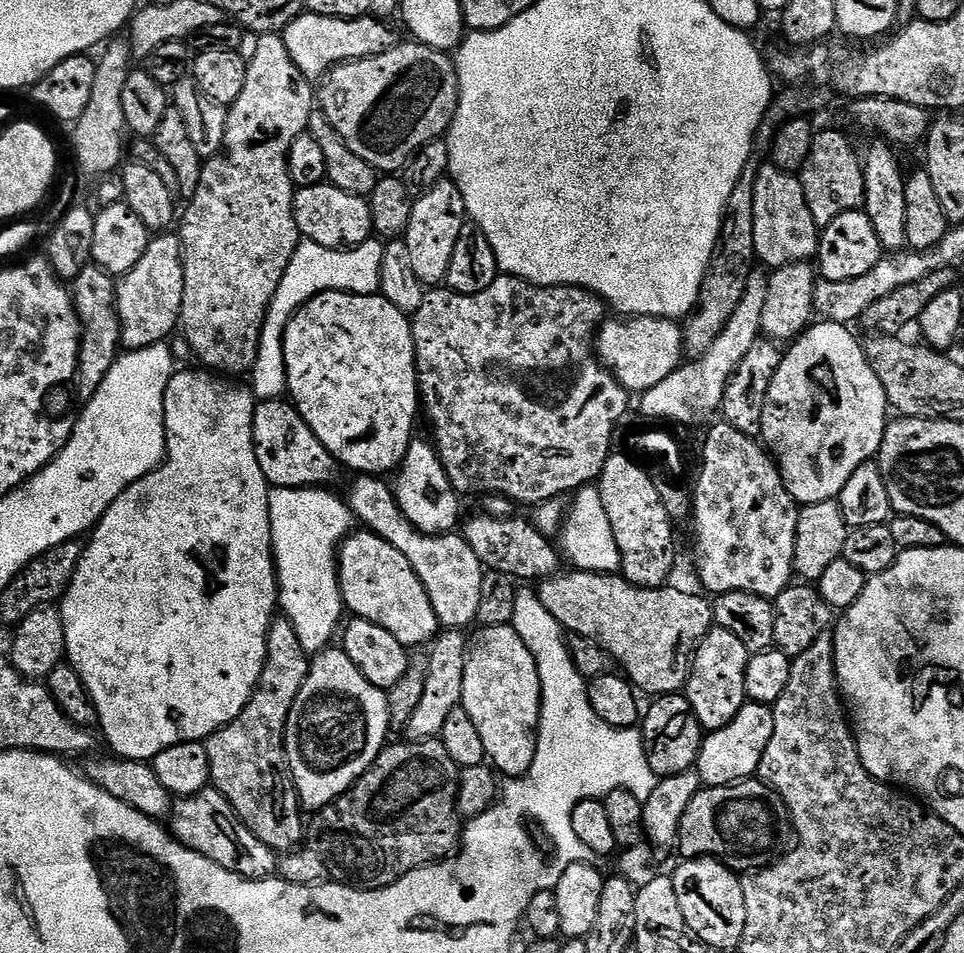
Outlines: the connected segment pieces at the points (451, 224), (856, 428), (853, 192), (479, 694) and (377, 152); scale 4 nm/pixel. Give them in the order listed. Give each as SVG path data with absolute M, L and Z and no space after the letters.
M450 178L438 182L429 192L415 197L410 214L410 226L402 238L406 246L410 246L414 274L418 274L418 278L425 286L440 286L447 281L450 257L454 255L454 242L458 242L458 234L462 234L464 223L464 199L458 186Z
M816 322L811 325L791 345L792 349L784 352L784 361L778 366L778 374L774 374L774 382L770 382L770 394L766 394L766 406L762 410L762 444L770 453L775 465L780 469L780 477L784 480L786 490L796 500L797 505L817 504L818 502L826 502L827 500L835 500L839 497L840 491L846 486L846 482L850 482L850 474L854 474L854 470L858 470L858 466L869 463L879 453L880 443L884 437L884 430L889 423L890 405L882 382L878 382L878 378L874 374L874 370L870 366L870 362L864 356L864 349L861 341L852 337L853 329L843 324L834 324L831 322Z
M817 131L812 137L812 149L799 173L806 194L806 206L814 214L816 227L823 229L838 214L854 212L864 207L864 165L861 153L840 132Z
M511 625L479 631L469 643L461 707L472 719L491 765L507 779L520 779L529 772L537 750L541 714L537 660Z
M415 42L407 43L397 43L396 47L386 50L377 56L366 58L365 60L351 60L348 64L339 64L339 66L333 68L324 77L318 88L319 111L324 112L330 122L330 126L334 126L334 130L338 130L342 142L346 142L346 146L350 146L350 150L354 150L354 154L358 154L358 158L362 158L380 174L399 173L399 168L401 171L420 149L426 147L432 140L441 139L447 133L448 129L452 127L452 120L456 116L456 107L460 101L460 83L458 82L458 74L456 73L453 57L447 52L440 52L438 49L431 48L425 44L417 44Z

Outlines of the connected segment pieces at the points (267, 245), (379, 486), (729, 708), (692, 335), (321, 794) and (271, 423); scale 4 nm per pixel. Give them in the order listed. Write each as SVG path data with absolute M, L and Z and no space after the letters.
M265 32L257 35L256 49L248 60L246 70L246 86L242 86L242 94L238 94L236 101L227 109L228 121L226 122L226 134L224 135L224 147L218 156L211 157L205 163L202 170L202 182L198 182L198 190L187 201L188 209L183 209L182 223L178 228L182 254L184 255L184 301L180 311L179 327L184 328L184 336L192 347L192 352L201 360L205 369L216 374L223 374L228 378L240 378L243 374L251 373L254 362L258 358L258 346L262 338L262 326L266 322L266 314L270 302L274 298L274 290L278 290L278 282L282 282L282 274L286 274L286 266L290 266L290 258L294 258L294 250L300 245L301 235L298 230L298 222L294 218L294 198L297 189L292 183L288 173L288 155L290 146L294 146L294 138L308 131L308 119L314 110L314 88L308 79L294 66L290 58L290 50L286 50L286 42L283 35L275 32Z
M360 474L356 481L346 491L348 506L357 521L360 520L365 529L378 538L390 542L398 554L406 554L410 566L414 566L414 574L426 586L426 594L430 598L430 606L434 606L436 620L441 629L459 628L468 630L471 624L477 623L478 605L482 599L482 578L485 567L481 564L478 554L470 550L463 535L445 534L442 536L427 536L419 532L402 514L396 501L396 494L387 479L378 476Z
M712 627L696 647L696 655L692 658L692 667L688 669L688 682L682 692L687 696L692 712L698 718L701 729L705 733L722 730L742 710L748 700L746 694L746 666L750 653L746 646L730 630Z
M749 162L734 186L734 194L730 194L730 202L726 202L724 226L704 275L698 302L682 324L684 350L689 357L698 358L710 350L710 346L714 346L714 338L726 330L726 322L730 322L734 310L738 310L738 302L742 302L742 294L746 294L746 282L750 282L750 274L757 263L754 246L754 186L757 171L757 165Z
M332 646L319 653L308 665L306 682L302 682L298 698L294 698L284 735L286 758L301 805L305 809L319 810L333 804L378 758L380 751L386 747L388 732L390 725L385 689L369 682L362 670L358 670L358 666L354 666L354 662L350 662L348 655L339 647Z
M287 399L261 400L256 405L252 437L258 466L272 488L318 488L331 485L338 465L330 450L318 442L314 430L306 426L295 404Z

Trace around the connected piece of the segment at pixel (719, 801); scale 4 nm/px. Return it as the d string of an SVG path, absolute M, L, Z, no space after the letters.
M749 778L721 788L701 787L682 814L678 852L684 860L711 858L737 874L751 874L785 855L788 836L790 844L790 821L783 800L763 780Z

